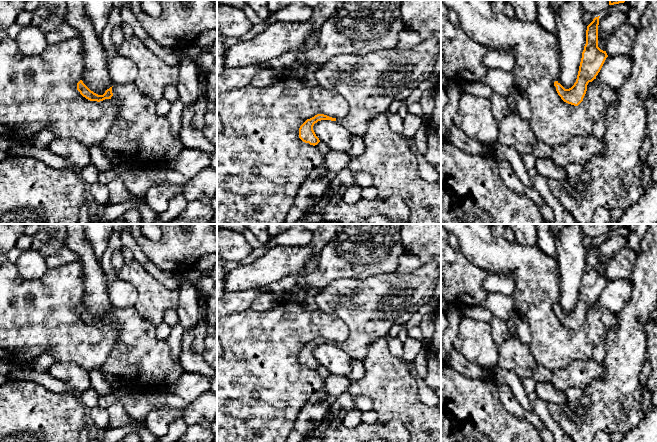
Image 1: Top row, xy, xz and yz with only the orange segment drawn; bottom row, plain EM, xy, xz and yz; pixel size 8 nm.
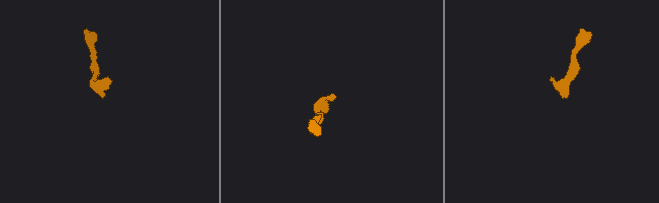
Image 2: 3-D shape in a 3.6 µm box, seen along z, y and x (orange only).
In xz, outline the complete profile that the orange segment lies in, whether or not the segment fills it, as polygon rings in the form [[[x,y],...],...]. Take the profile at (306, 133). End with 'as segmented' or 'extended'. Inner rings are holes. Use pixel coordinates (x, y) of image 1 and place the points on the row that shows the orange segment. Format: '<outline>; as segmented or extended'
[[[436,39],[422,40],[415,48],[408,51],[399,51],[397,49],[374,51],[367,55],[338,55],[330,59],[328,62],[322,64],[322,66],[315,72],[318,85],[323,88],[328,88],[338,92],[348,102],[349,112],[343,118],[332,118],[324,114],[317,114],[314,117],[307,119],[299,128],[299,138],[310,145],[317,145],[320,140],[316,136],[313,126],[315,123],[321,120],[331,120],[344,126],[351,134],[363,137],[367,131],[369,123],[378,115],[385,114],[391,103],[395,100],[399,100],[402,103],[408,98],[419,82],[428,79],[429,75],[433,71],[435,62],[441,47]]]; extended

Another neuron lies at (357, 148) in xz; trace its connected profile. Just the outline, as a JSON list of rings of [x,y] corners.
[[[353,135],[350,139],[350,148],[347,154],[351,157],[351,159],[357,158],[365,153],[366,146],[362,137]]]

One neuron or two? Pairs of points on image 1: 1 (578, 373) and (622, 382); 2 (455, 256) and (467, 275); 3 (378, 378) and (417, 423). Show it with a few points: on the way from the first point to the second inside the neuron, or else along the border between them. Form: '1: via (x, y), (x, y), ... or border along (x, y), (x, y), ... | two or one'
1: border along (603, 363), (604, 374), (593, 380), (583, 390) | two
2: via (455, 261), (462, 270) | one
3: via (389, 389), (411, 412) | one

